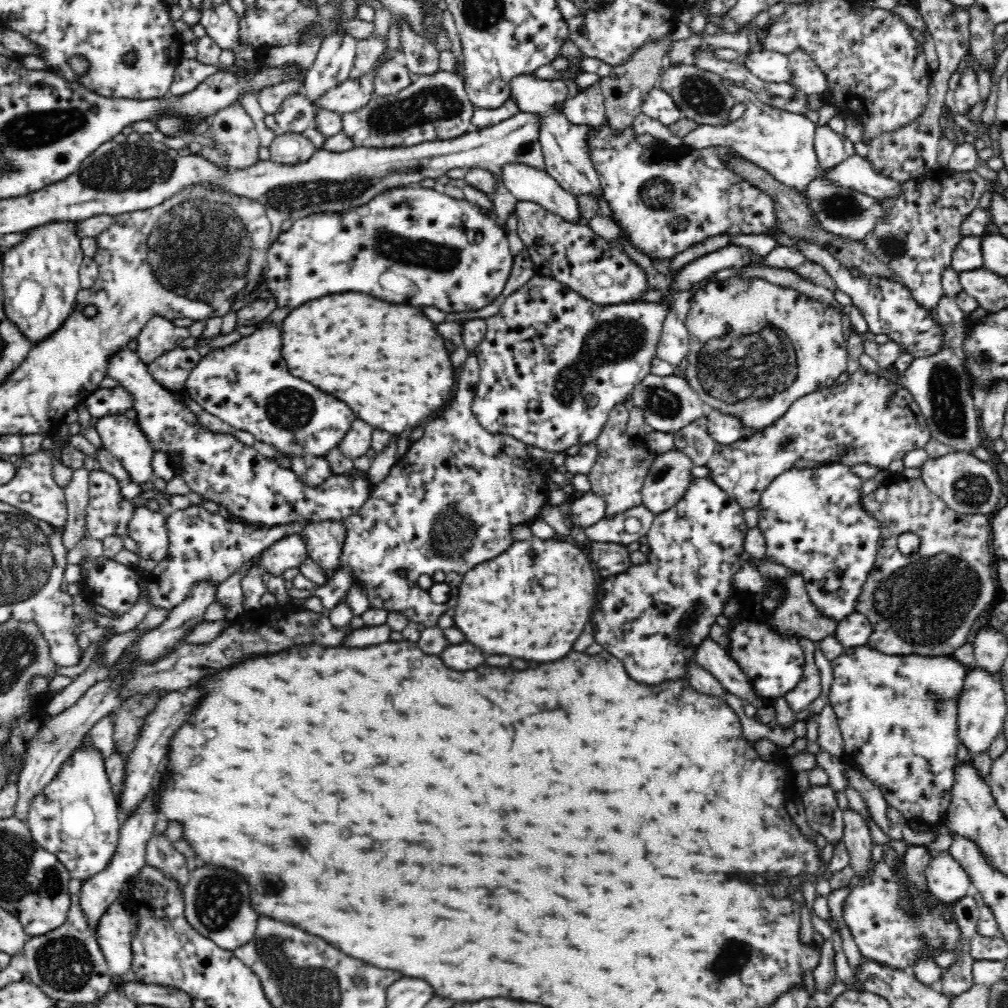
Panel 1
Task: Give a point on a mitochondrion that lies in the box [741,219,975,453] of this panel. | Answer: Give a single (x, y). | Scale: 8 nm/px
(951, 418)

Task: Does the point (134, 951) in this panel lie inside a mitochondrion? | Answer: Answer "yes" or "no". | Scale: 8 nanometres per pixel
no

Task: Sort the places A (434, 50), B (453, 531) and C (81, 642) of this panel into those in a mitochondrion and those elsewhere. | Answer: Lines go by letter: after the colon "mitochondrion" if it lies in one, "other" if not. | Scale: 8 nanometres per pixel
A: other
B: mitochondrion
C: other

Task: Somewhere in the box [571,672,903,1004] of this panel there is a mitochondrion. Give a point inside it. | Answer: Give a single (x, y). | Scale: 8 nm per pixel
(732, 954)

